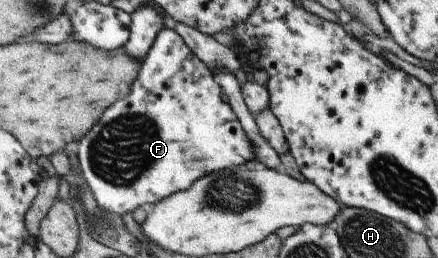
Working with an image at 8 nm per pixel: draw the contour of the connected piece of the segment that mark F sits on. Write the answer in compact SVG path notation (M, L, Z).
M163 26L141 62L129 93L111 104L99 121L79 141L78 166L97 208L109 215L132 213L147 203L157 203L189 189L199 178L254 160L254 147L231 109L223 102L222 89L209 66L202 62L175 32Z

